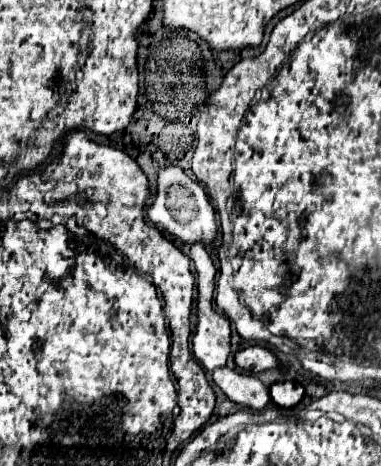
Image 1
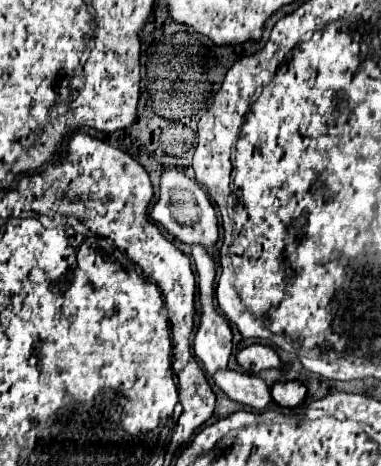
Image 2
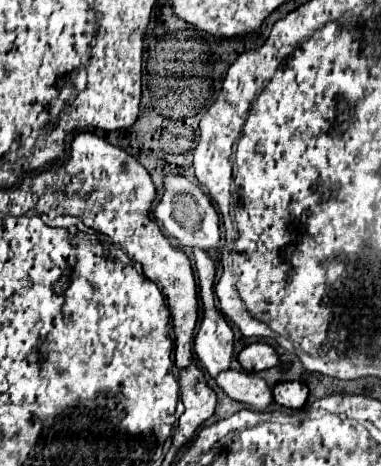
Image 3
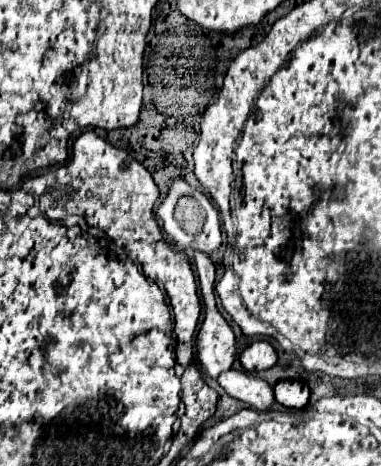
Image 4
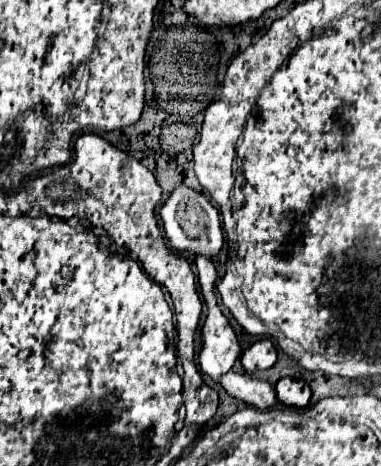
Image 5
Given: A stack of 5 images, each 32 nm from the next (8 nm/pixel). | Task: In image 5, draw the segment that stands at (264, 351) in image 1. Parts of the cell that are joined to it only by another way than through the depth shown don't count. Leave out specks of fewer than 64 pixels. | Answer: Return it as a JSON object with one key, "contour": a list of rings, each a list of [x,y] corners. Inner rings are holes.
{"contour":[[[264,338],[264,340],[258,340],[254,342],[244,354],[242,354],[242,366],[248,374],[252,372],[260,372],[260,370],[268,370],[276,364],[276,358],[278,358],[278,350],[274,348],[272,340]]]}

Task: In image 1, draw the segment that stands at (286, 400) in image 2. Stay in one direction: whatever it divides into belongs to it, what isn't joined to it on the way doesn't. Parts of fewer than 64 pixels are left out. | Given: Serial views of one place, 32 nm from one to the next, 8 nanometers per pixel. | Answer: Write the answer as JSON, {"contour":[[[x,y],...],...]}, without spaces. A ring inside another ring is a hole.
{"contour":[[[276,382],[270,386],[272,400],[282,408],[292,408],[304,398],[304,388],[298,382]]]}

